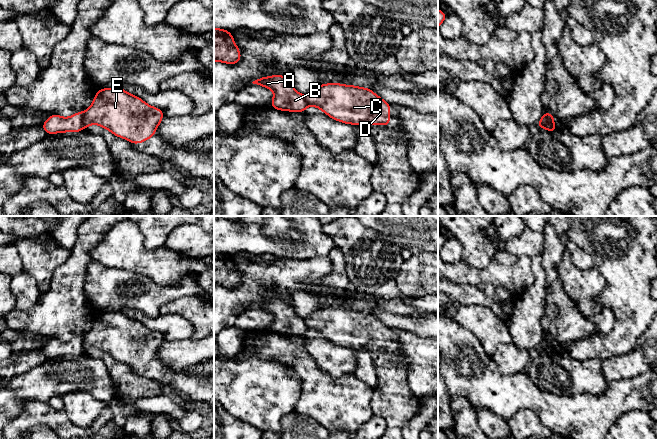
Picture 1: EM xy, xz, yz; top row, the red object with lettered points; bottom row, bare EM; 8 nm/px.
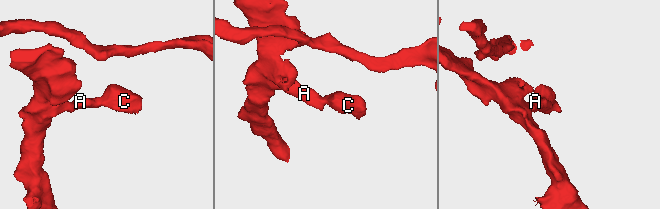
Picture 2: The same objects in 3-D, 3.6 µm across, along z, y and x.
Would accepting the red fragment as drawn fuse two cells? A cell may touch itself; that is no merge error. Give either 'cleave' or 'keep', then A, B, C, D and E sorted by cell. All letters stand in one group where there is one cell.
cleave; groups A B / C D E

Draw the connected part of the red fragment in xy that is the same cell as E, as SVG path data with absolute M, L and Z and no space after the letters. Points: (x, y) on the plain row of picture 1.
M113 311L97 314L92 328L83 336L83 349L97 348L119 362L139 368L155 360L155 354L164 340L161 333L148 329L122 312Z

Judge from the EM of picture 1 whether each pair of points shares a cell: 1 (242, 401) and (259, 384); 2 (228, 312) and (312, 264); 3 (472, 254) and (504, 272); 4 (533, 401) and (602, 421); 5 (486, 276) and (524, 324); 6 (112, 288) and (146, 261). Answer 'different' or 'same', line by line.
1: same
2: same
3: different
4: same
5: different
6: different

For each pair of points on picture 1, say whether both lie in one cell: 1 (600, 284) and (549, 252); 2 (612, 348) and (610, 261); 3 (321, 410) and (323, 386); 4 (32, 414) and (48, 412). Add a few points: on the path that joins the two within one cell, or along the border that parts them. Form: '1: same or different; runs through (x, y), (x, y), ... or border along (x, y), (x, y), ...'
1: different; border along (565, 248), (556, 266), (561, 284)
2: same; runs through (624, 326), (624, 283)
3: same; runs through (323, 404), (323, 392)
4: same; runs through (36, 413), (44, 413)

